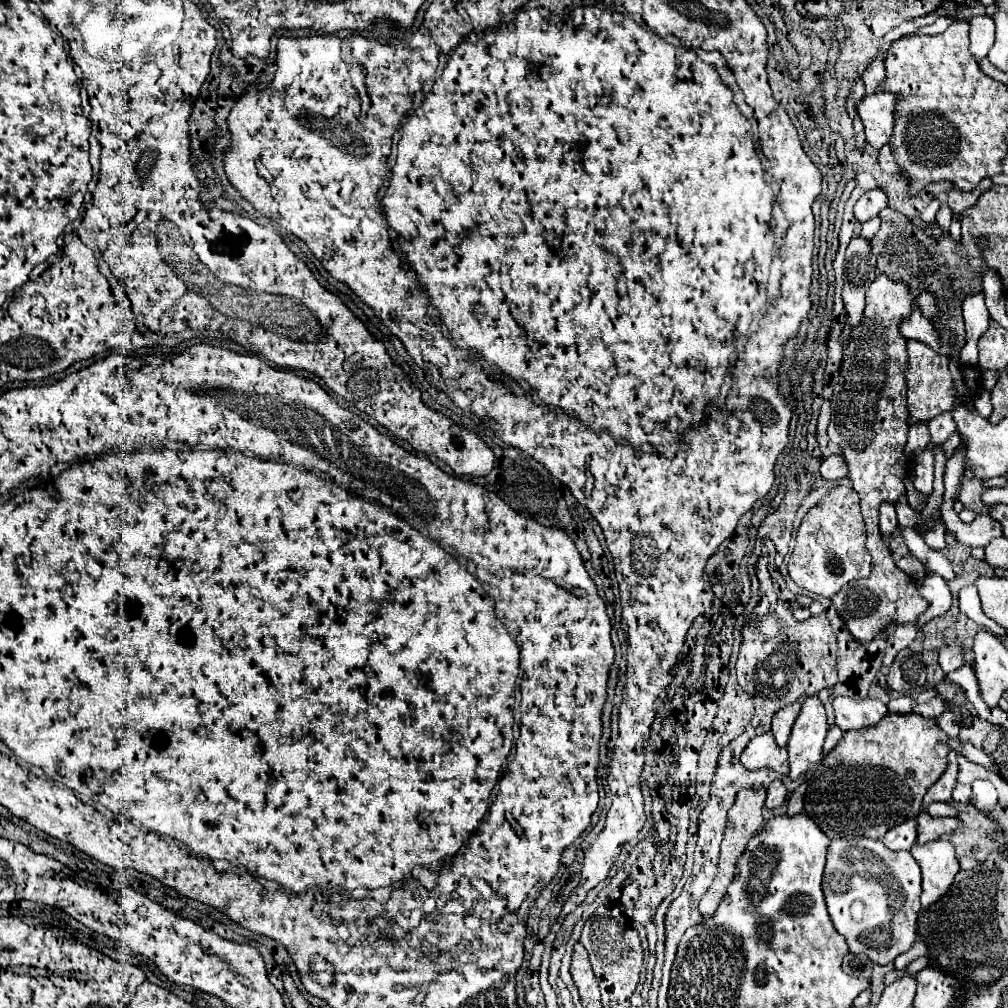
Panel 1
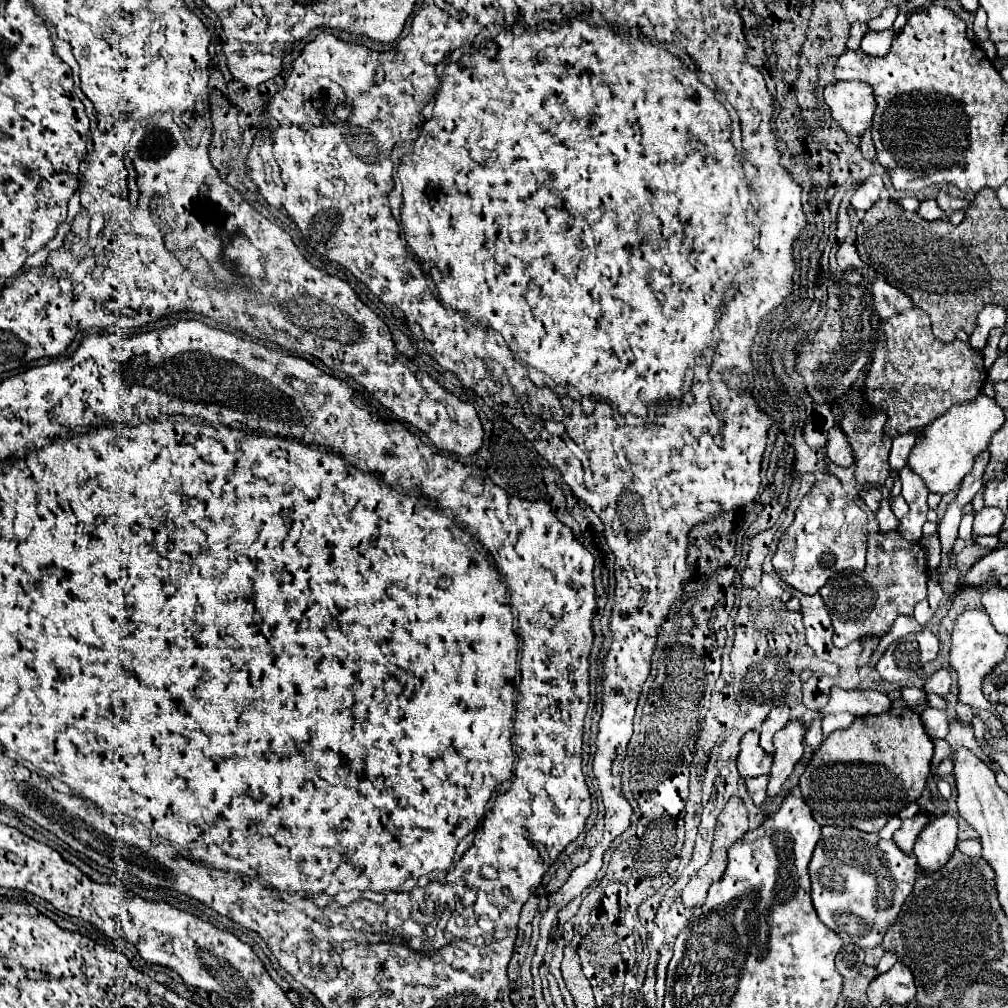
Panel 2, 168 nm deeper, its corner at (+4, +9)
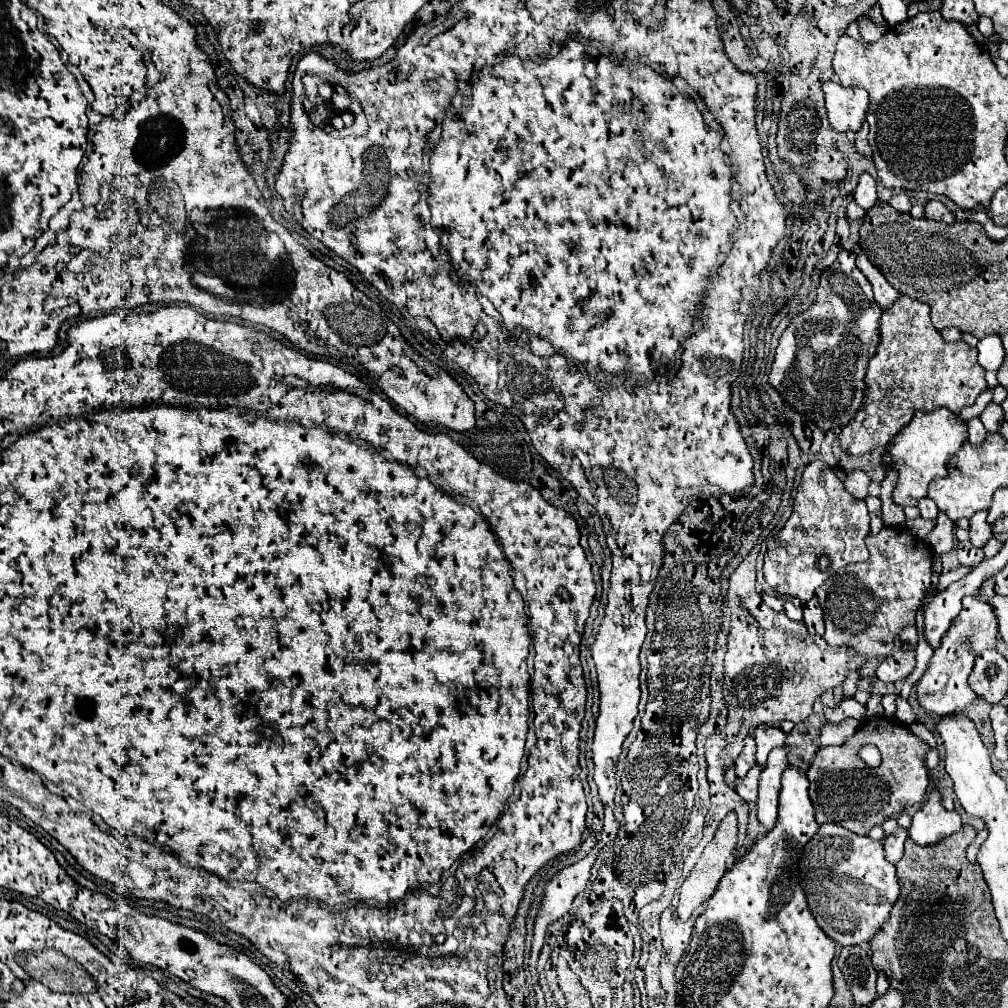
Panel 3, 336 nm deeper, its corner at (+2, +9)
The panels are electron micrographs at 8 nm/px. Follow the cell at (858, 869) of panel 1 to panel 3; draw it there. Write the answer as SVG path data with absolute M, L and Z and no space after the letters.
M818 827L816 835L802 851L798 869L810 913L818 921L820 929L838 945L870 941L890 917L900 895L896 867L884 859L882 843L854 835L844 827Z

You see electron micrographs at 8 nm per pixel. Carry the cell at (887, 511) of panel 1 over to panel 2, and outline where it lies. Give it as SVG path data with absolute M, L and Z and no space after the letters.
M870 489L870 491L866 491L866 493L862 495L862 499L864 499L864 503L866 503L872 511L878 511L878 509L880 509L880 501L882 501L882 493L880 493L880 489Z

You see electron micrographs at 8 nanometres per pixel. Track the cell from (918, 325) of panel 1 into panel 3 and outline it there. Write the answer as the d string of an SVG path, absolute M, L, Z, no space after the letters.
M858 249L858 253L856 253L856 263L858 263L858 269L860 269L860 271L866 275L866 279L872 283L876 303L878 303L882 309L890 307L890 303L898 297L898 291L896 291L896 289L884 279L884 275L868 261L868 257L864 255L862 249Z

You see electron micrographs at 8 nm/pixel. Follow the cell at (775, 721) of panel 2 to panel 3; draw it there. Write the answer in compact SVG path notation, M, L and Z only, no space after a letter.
M758 725L754 731L754 741L756 741L756 763L760 767L766 765L768 753L774 747L784 747L784 739L786 733L778 727L770 727L770 725Z

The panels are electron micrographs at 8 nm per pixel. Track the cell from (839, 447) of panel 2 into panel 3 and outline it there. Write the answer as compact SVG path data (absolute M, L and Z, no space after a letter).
M898 295L882 313L880 323L880 347L868 365L862 407L840 433L840 445L850 455L862 455L876 447L884 451L918 409L932 411L934 407L948 407L958 413L962 407L972 405L986 389L984 369L976 361L978 351L964 341L944 343L930 321L930 307L926 303Z

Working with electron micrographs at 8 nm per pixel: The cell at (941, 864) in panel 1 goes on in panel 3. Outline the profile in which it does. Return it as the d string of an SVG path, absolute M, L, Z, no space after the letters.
M934 789L928 795L928 801L920 807L920 811L912 815L912 825L908 833L918 845L934 845L946 835L956 833L960 827L960 815L956 811L946 811L940 791Z

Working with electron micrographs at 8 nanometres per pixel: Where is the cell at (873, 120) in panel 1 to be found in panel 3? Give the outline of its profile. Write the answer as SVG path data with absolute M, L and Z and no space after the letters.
M826 81L822 89L826 95L826 109L832 129L842 133L858 131L860 125L866 121L868 93L856 87L846 89L834 81Z

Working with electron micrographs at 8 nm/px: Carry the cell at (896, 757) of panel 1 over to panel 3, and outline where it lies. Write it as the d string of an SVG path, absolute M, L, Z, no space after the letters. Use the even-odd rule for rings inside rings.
M886 717L868 719L840 747L818 749L808 769L810 799L818 825L836 823L856 835L866 835L874 825L880 825L904 807L920 803L928 787L928 771L924 765L928 749L930 747L914 737L906 727L888 721ZM868 743L876 745L882 753L882 765L876 769L866 767L858 757L858 749Z

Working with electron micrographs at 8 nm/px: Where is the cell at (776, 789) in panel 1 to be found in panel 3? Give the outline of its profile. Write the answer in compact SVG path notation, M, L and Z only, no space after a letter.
M754 765L748 775L744 779L738 779L736 783L736 793L744 799L744 801L756 801L758 799L758 779L760 779L760 767Z

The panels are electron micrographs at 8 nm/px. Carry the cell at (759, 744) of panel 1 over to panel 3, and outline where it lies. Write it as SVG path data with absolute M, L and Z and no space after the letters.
M746 737L746 739L744 739L744 749L742 749L742 753L740 753L738 759L734 761L734 769L736 769L736 775L738 775L738 777L744 777L744 775L748 773L748 769L750 769L752 765L756 765L754 753L756 753L754 739L752 739L752 737Z

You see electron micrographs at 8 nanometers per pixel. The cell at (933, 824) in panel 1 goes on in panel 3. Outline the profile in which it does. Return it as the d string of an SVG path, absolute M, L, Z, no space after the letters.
M898 827L886 841L884 841L884 851L886 851L886 861L896 863L902 857L904 851L904 841L908 839L908 831Z

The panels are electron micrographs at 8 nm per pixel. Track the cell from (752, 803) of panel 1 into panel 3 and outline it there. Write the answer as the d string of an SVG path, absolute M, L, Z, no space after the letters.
M728 813L728 815L722 819L722 823L720 823L720 827L718 827L718 831L716 831L716 835L714 835L714 839L704 847L704 851L702 851L700 859L696 861L694 869L690 871L690 875L688 875L688 877L684 879L684 883L682 883L682 887L680 887L680 901L678 901L678 913L682 913L684 917L690 917L692 911L694 911L696 907L700 907L700 905L716 891L718 881L722 879L722 875L726 873L726 869L730 867L730 863L732 863L732 859L734 859L732 855L734 855L736 835L738 835L736 813Z

